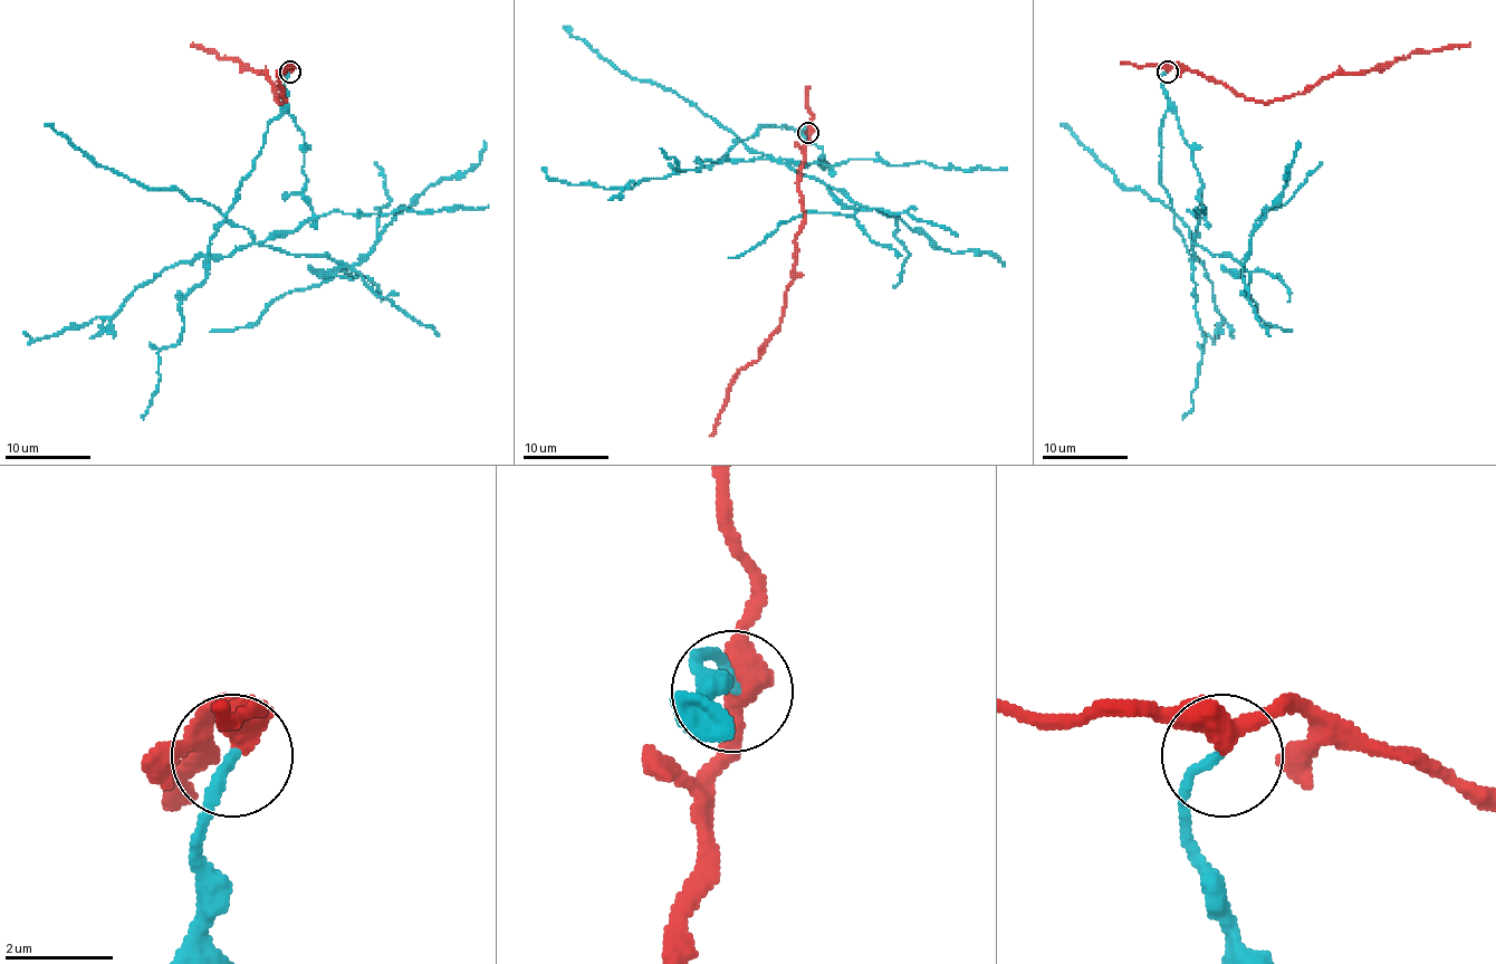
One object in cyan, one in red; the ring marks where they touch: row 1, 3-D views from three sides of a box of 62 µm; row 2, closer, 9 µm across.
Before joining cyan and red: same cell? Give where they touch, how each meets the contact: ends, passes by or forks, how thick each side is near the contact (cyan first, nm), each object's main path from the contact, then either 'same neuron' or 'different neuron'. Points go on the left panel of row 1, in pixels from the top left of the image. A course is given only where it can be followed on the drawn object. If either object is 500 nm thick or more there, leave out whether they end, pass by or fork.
place (289, 72); cyan ends; red passes by; calibres 170 and 420 nm; course cyan (289, 73), (283, 106), (224, 216), (257, 244), (355, 265), (379, 232), (430, 185), (471, 171), (483, 141); course red (289, 70), (287, 66), (280, 80), (283, 102), (276, 98), (266, 74), (190, 45); different neuron

